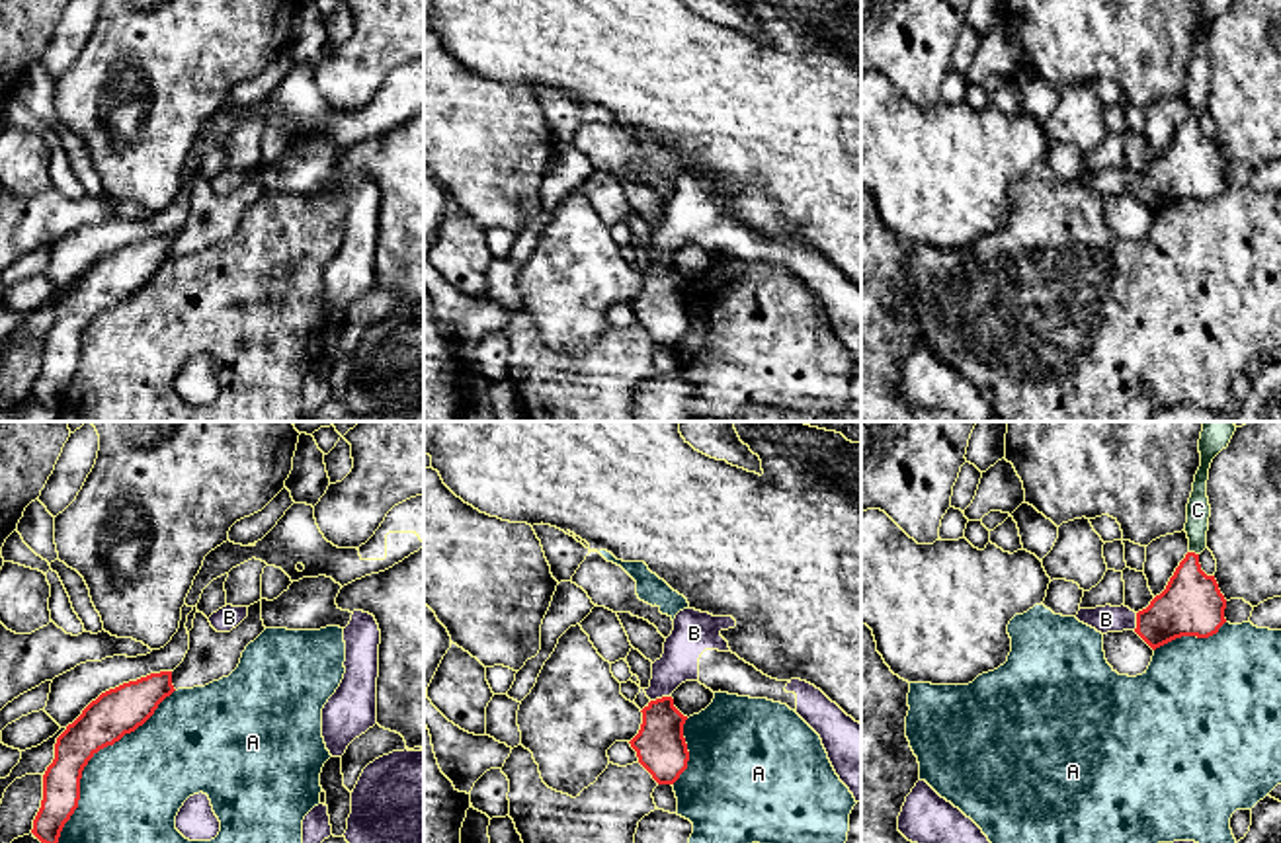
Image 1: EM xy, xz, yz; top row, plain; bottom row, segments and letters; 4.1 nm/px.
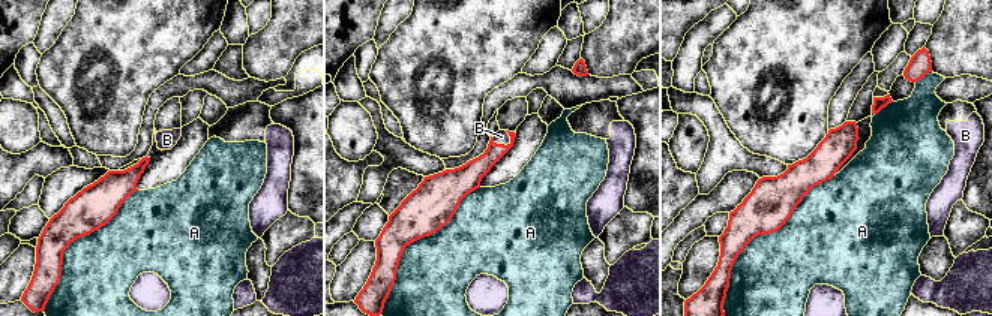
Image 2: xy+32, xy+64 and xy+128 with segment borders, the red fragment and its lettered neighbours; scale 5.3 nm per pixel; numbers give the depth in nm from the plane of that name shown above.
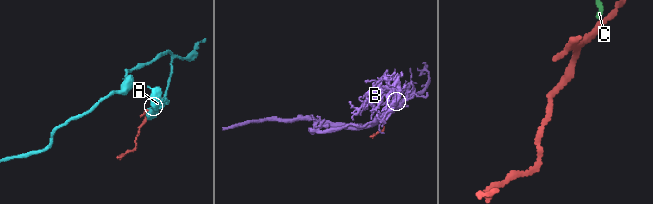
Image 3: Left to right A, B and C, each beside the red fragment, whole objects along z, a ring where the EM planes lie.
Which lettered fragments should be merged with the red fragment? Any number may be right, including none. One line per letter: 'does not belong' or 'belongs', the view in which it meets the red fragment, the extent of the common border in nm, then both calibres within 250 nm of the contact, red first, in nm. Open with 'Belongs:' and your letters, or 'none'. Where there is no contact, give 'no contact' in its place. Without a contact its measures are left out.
Belongs: B, C
A: does not belong | xy | 800 nm | 200/420 nm
B: belongs | xz | 90 nm | 200/160 nm
C: belongs | yz | 40 nm | 260/100 nm

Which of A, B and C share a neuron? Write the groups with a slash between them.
A / B C

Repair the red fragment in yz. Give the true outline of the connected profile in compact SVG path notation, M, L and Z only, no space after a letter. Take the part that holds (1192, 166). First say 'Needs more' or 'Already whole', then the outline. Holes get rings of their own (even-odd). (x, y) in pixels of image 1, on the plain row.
Needs more. M1201 0L1201 29L1195 37L1187 66L1185 96L1189 115L1176 131L1166 152L1138 176L1129 170L1080 172L1076 181L1101 197L1135 193L1152 213L1181 201L1209 201L1226 185L1226 162L1215 139L1201 133L1199 117L1207 111L1211 68L1207 43L1213 21L1228 10L1232 0Z

